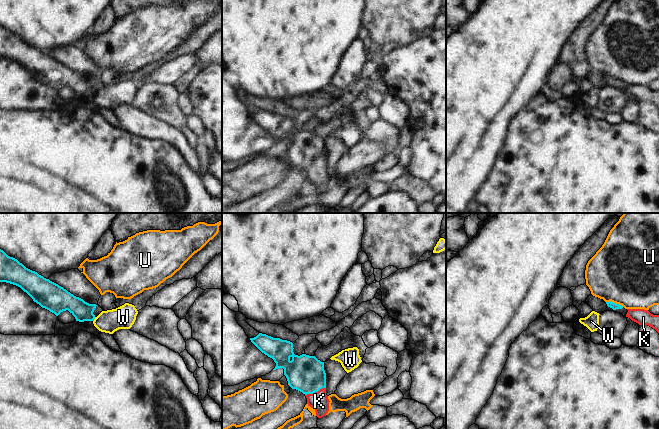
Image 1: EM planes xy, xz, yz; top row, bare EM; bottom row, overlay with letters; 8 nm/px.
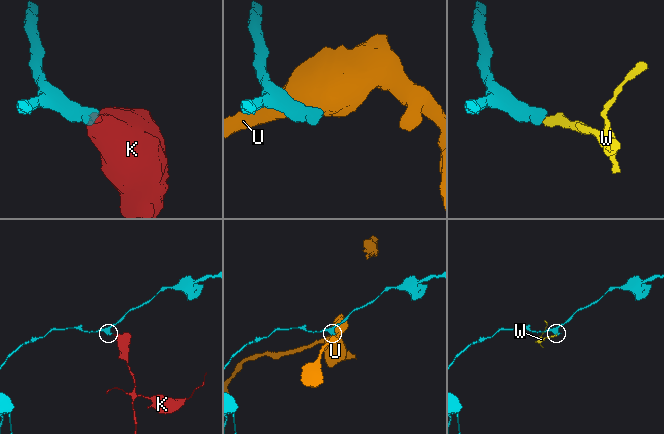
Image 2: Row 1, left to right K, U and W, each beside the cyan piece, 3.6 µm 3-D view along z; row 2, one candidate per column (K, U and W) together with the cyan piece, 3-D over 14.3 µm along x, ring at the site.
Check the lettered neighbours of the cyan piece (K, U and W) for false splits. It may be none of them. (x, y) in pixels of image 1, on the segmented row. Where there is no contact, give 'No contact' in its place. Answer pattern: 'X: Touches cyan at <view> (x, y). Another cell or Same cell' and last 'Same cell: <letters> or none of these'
K: Touches cyan at xz (315, 391). Same cell
U: Touches cyan at yz (615, 303). Another cell
W: Touches cyan at xy (94, 318). Another cell
Same cell: K.

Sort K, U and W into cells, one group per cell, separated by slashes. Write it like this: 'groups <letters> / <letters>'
groups K / U / W

